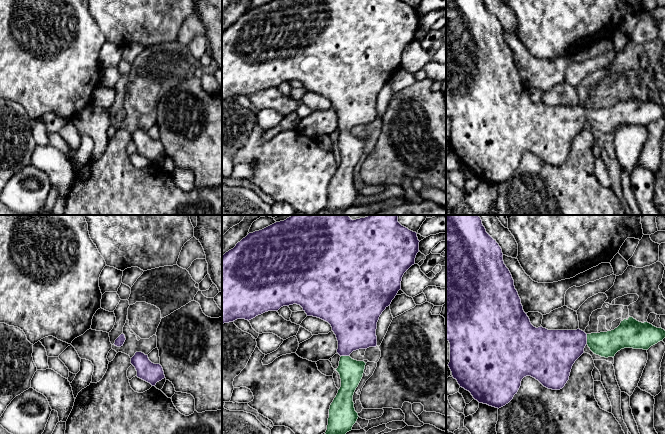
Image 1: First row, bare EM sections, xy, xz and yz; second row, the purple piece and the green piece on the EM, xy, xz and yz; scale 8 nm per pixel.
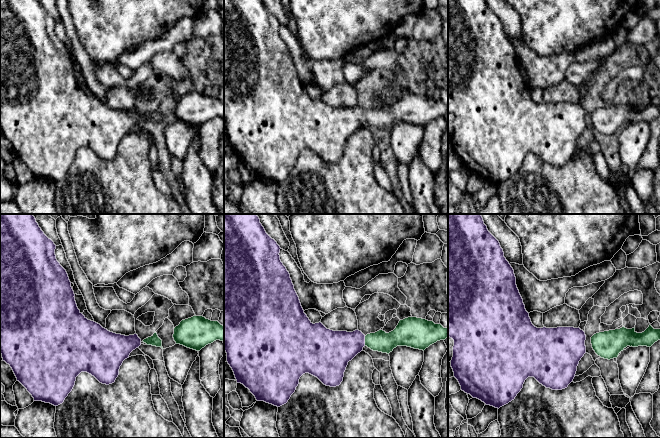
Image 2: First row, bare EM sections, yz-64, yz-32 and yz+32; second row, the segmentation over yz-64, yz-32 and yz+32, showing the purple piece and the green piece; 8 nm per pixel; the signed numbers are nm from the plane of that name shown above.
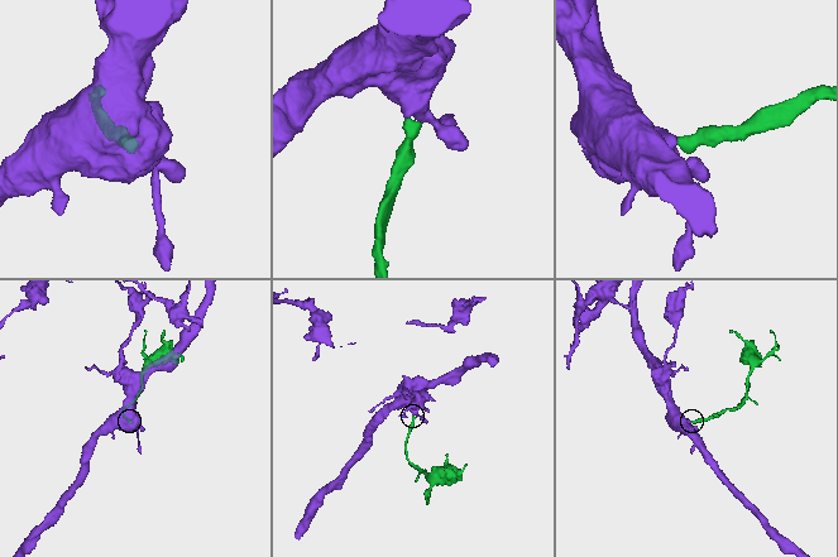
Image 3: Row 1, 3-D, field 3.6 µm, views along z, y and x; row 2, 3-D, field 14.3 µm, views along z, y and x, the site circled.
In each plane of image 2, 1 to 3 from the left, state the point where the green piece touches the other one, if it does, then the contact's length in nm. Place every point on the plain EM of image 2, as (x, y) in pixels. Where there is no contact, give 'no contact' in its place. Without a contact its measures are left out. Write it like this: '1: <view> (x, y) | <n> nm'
1: no contact
2: yz-32 (364, 117) | 80 nm
3: no contact

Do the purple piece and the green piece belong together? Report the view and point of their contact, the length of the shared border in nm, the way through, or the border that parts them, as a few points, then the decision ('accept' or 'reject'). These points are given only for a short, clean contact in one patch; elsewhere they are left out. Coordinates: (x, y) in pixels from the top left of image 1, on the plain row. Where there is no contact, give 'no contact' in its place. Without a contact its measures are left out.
contact yz (586, 115); length 80 nm; way yz (557, 126), (577, 115), (586, 115), (605, 120); accept

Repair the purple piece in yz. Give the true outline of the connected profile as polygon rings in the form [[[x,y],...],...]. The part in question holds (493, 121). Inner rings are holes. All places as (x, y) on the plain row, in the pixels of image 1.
[[[446,0],[446,117],[450,119],[452,152],[460,163],[469,167],[479,179],[495,184],[508,180],[517,170],[521,157],[526,152],[538,156],[552,166],[562,165],[569,156],[575,137],[584,129],[587,121],[601,133],[614,133],[624,124],[648,126],[663,117],[665,106],[648,98],[639,98],[633,93],[624,95],[614,106],[586,110],[577,106],[548,106],[534,103],[523,86],[514,56],[503,37],[499,20],[487,8],[483,0]]]

